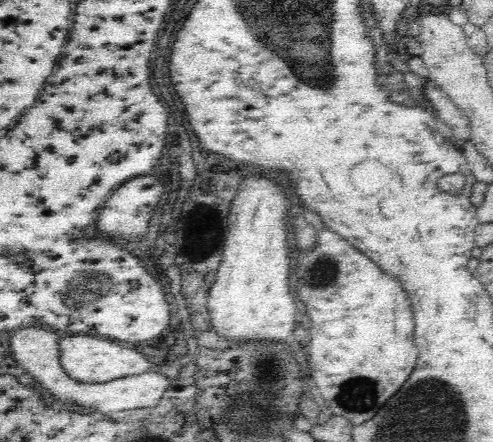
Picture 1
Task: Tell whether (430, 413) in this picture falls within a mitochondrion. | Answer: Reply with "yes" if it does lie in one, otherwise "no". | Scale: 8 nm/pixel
yes

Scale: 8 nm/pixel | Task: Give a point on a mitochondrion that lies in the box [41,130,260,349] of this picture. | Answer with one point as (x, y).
(85, 292)

